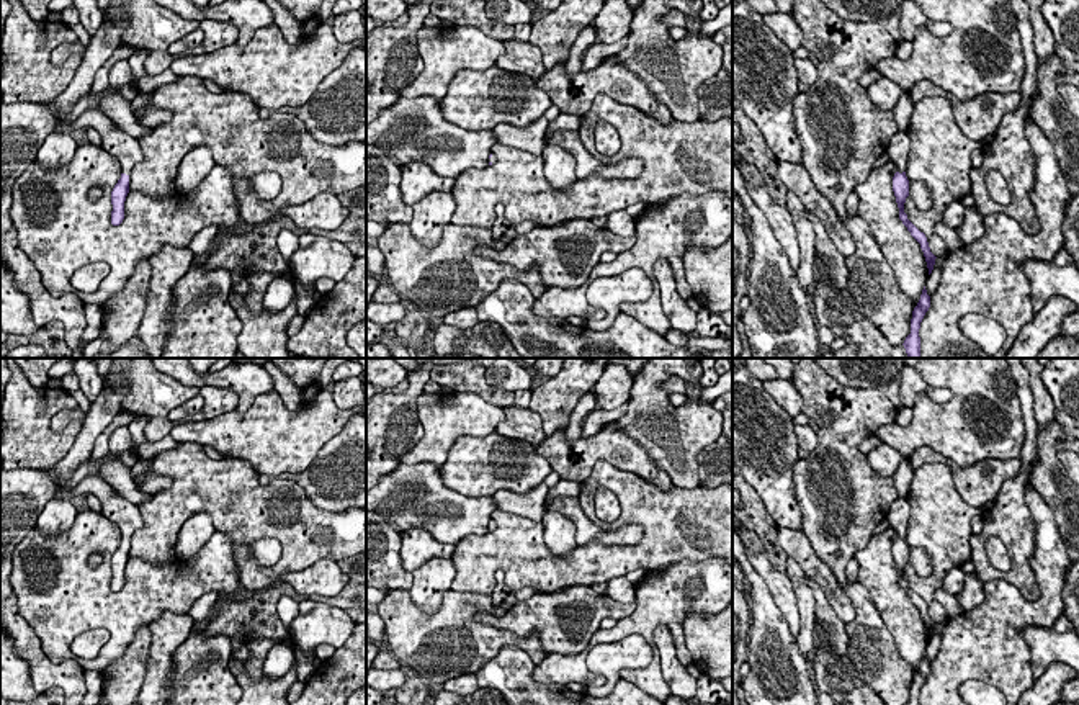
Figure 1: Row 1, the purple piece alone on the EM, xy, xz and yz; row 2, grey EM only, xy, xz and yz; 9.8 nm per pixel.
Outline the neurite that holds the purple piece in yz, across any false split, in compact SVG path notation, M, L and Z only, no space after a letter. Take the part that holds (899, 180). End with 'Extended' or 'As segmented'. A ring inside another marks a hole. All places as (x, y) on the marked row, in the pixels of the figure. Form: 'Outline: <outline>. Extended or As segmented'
Outline: M898 131L891 137L891 142L889 142L889 147L888 147L886 154L888 154L889 160L893 160L898 167L896 173L893 177L893 191L894 191L896 203L898 203L898 208L899 208L899 219L907 227L911 236L920 244L920 249L922 249L925 262L927 262L929 275L930 275L932 270L933 270L937 257L930 252L925 234L920 232L907 219L907 214L904 213L904 203L906 203L906 198L909 196L909 180L906 177L906 165L907 165L907 157L909 157L909 136L907 136L906 131Z. Extended

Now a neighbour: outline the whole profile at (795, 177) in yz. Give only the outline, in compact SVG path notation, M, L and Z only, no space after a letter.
M777 160L777 175L786 190L793 191L803 206L822 222L835 249L845 257L852 255L857 249L852 234L831 201L819 193L804 165Z

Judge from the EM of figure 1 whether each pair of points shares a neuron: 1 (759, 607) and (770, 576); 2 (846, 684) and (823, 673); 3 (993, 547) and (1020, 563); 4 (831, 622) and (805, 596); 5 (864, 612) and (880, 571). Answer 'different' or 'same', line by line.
1: different
2: same
3: different
4: different
5: different

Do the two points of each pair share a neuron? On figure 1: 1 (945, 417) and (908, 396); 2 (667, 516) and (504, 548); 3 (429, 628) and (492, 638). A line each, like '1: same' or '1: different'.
1: different
2: same
3: same

